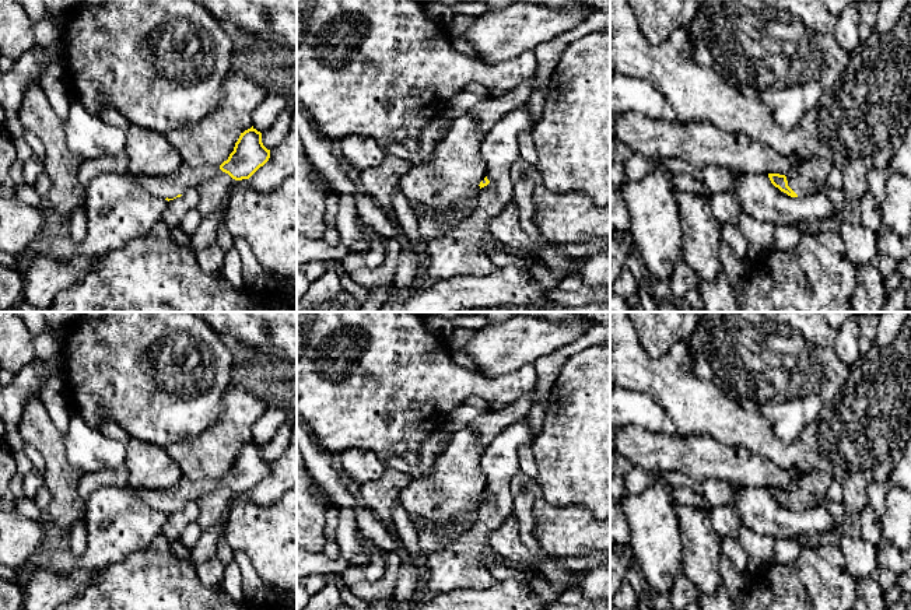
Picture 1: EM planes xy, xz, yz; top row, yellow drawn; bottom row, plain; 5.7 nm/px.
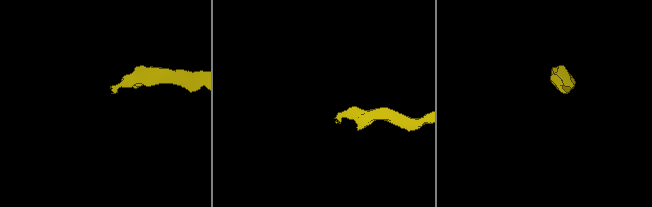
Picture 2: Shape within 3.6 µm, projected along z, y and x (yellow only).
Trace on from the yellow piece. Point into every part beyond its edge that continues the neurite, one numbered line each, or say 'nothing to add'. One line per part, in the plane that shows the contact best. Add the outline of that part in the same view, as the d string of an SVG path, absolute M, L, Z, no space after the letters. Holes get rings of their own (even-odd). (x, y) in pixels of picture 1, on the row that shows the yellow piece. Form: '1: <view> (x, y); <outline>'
1: yz (812, 176); M810 159L786 176L788 186L798 194L821 192L827 186L827 176L834 169L830 159Z

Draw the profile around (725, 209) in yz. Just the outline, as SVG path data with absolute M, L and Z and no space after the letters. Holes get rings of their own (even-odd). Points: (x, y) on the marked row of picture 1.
M721 192L708 196L712 220L721 227L725 224L737 225L739 217L743 213L739 201L732 192Z

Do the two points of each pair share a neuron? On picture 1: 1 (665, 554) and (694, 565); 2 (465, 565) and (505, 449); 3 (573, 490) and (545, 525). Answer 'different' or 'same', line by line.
1: different
2: same
3: different

